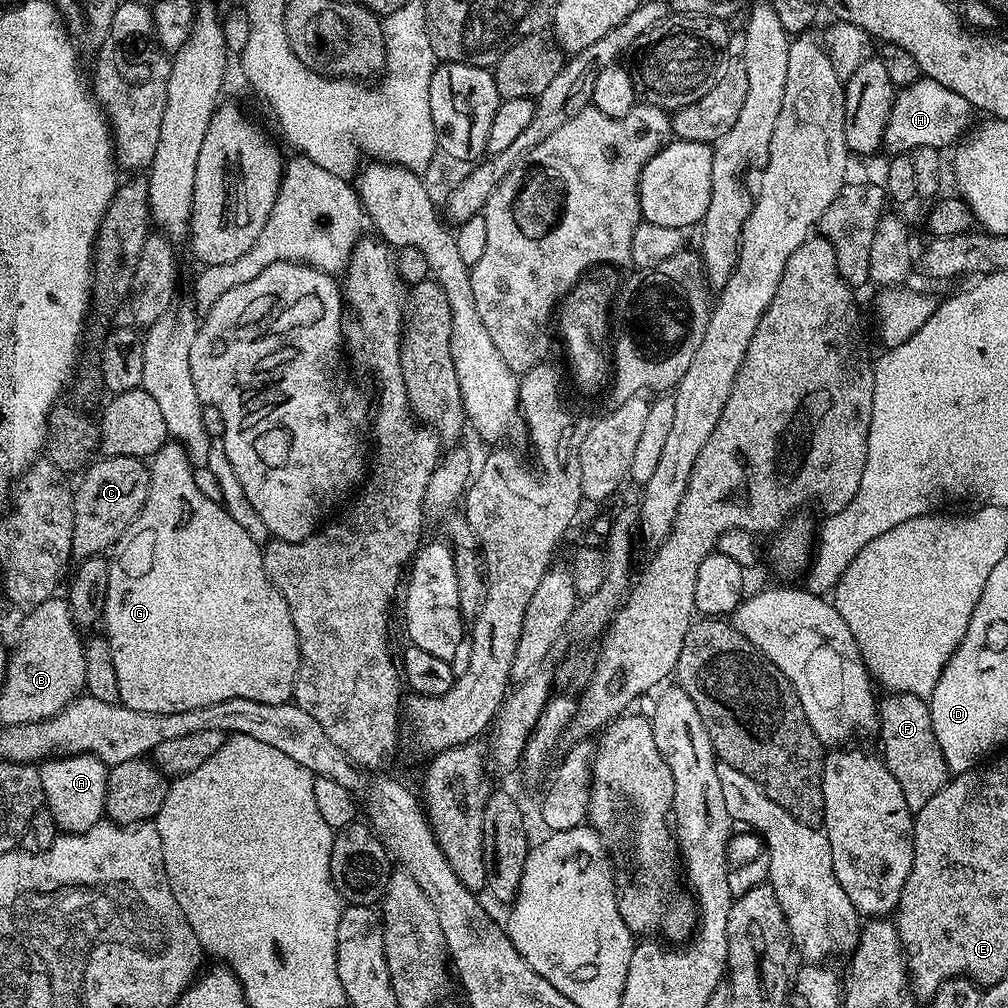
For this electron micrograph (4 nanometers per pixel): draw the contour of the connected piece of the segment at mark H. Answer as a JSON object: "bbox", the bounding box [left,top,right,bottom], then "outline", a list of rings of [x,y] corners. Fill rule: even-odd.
{"bbox":[883,78,974,154],"outline":[[[927,78],[918,79],[901,87],[895,93],[892,101],[892,116],[888,119],[888,125],[884,131],[883,147],[889,148],[889,153],[892,154],[911,154],[922,146],[947,149],[947,144],[955,145],[969,131],[973,123],[972,115],[974,115],[974,109],[966,102],[966,98],[962,98],[962,94],[954,94],[954,90],[942,86],[942,82],[934,82]]]}

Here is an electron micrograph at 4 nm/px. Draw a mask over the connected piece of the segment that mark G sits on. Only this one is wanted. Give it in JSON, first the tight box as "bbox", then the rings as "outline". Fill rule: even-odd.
{"bbox":[102,442,300,714],"outline":[[[177,442],[163,444],[163,446],[156,451],[156,455],[151,457],[148,473],[150,474],[150,490],[148,491],[146,502],[142,506],[142,510],[138,514],[136,521],[134,521],[127,532],[116,541],[114,545],[116,557],[111,557],[108,565],[108,569],[110,570],[110,586],[108,587],[108,597],[106,598],[106,606],[104,607],[102,628],[105,628],[103,631],[106,633],[106,639],[112,651],[112,657],[114,658],[114,674],[118,674],[119,703],[125,704],[130,710],[142,710],[150,714],[174,714],[182,710],[194,710],[197,706],[210,706],[214,702],[226,702],[226,698],[250,698],[254,702],[270,702],[271,704],[289,703],[294,696],[293,682],[294,677],[298,674],[298,666],[300,665],[300,643],[298,642],[298,634],[296,633],[296,627],[292,621],[290,610],[286,606],[282,594],[276,589],[274,582],[266,574],[264,554],[261,545],[256,544],[250,534],[248,534],[242,526],[234,522],[234,518],[232,518],[224,508],[223,503],[206,498],[206,494],[202,494],[202,490],[198,490],[196,473],[191,462],[188,460],[187,450],[184,448],[183,444]]]}

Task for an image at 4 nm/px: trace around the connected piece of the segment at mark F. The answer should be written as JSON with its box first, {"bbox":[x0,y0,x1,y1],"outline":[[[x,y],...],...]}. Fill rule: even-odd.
{"bbox":[878,692,950,814],"outline":[[[894,692],[885,697],[879,701],[878,735],[884,746],[882,759],[890,774],[898,778],[902,798],[906,798],[906,806],[915,814],[948,783],[950,773],[935,738],[929,701],[909,692]]]}

